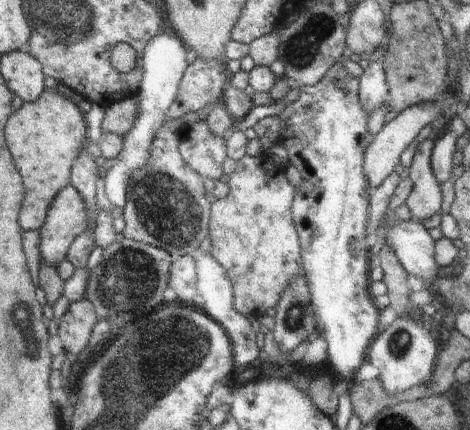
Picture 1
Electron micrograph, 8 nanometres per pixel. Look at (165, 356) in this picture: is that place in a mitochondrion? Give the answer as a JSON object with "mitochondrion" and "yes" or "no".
{"mitochondrion":"yes"}

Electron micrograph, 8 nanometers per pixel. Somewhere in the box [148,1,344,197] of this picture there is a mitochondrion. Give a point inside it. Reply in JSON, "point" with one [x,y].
{"point":[301,49]}

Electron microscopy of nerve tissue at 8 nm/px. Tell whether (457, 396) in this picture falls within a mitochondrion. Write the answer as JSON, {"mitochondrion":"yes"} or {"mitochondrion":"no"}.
{"mitochondrion":"no"}

